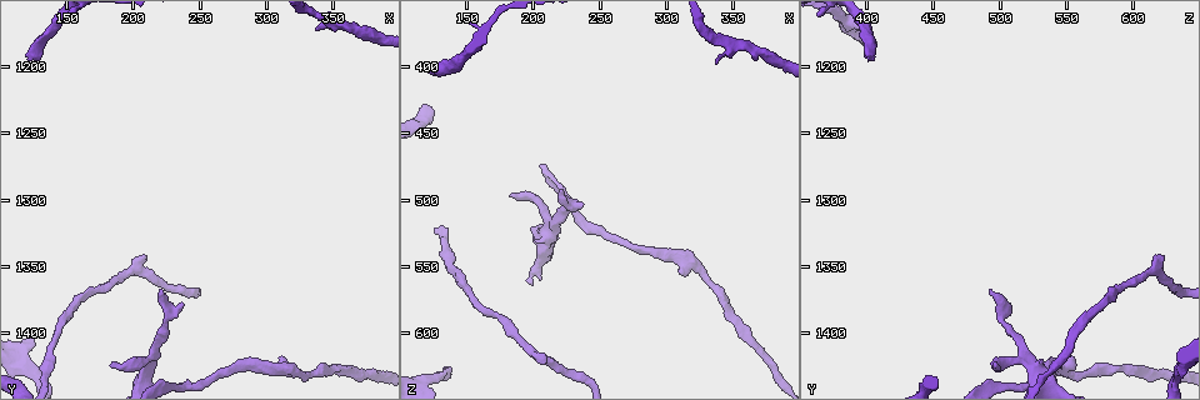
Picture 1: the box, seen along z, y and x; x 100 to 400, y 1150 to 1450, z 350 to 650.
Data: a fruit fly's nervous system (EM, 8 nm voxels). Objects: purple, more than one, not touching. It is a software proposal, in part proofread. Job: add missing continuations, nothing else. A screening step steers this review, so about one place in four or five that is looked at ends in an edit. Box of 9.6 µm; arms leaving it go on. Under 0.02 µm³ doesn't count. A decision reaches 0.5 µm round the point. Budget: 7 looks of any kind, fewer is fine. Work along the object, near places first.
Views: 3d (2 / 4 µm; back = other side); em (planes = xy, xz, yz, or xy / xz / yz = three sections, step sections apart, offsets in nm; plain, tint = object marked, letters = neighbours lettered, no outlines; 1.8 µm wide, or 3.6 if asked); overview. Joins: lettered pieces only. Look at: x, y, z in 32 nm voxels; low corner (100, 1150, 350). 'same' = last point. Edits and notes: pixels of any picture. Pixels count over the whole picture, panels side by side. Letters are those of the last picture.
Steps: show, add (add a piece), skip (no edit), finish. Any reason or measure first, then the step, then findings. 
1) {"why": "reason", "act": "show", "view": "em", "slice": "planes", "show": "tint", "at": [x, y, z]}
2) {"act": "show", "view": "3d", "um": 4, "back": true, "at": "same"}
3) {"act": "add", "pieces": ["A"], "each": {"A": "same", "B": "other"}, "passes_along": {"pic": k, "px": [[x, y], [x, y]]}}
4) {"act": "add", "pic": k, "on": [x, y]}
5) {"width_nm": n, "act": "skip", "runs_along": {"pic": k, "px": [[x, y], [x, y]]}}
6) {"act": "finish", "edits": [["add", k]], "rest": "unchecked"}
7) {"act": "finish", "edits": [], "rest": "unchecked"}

{"why": "an open end", "act": "show", "view": "em", "slice": "planes", "show": "letters", "at": [224, 1368, 492]}

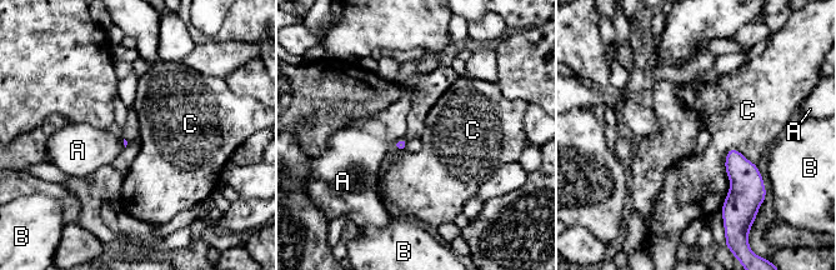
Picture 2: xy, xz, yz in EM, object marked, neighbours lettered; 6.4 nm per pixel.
{"act": "skip", "each": {"A": "other", "B": "other", "C": "other"}, "border": {"pic": 2, "px": [[403, 138], [393, 148]]}, "found": "no lettered piece goes on from it"}

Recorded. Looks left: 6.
{"why": "branch stops here", "act": "show", "view": "em", "slice": "xz", "step": 4, "show": "tint", "at": [184, 1422, 498]}

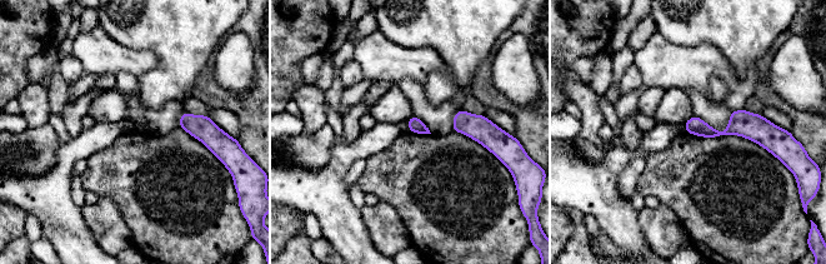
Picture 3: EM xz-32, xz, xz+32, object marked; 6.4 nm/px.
{"why": "cut it another way", "act": "show", "view": "em", "slice": "planes", "show": "letters", "at": "same"}

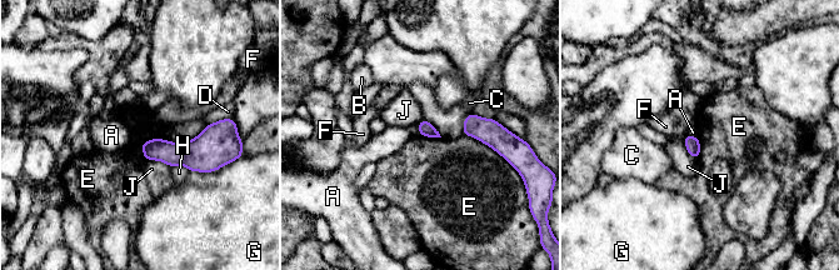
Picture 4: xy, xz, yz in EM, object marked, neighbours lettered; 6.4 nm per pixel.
{"act": "skip", "each": {"A": "other", "B": "other", "C": "other", "D": "other", "E": "other", "F": "other", "G": "other", "H": "other", "J": "other"}, "border": {"pic": 4, "px": [[463, 134], [487, 144], [504, 159]]}, "found": "no lettered piece goes on from it"}

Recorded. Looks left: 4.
{"why": "free end", "act": "show", "view": "em", "slice": "planes", "show": "letters", "at": [120, 1194, 402]}

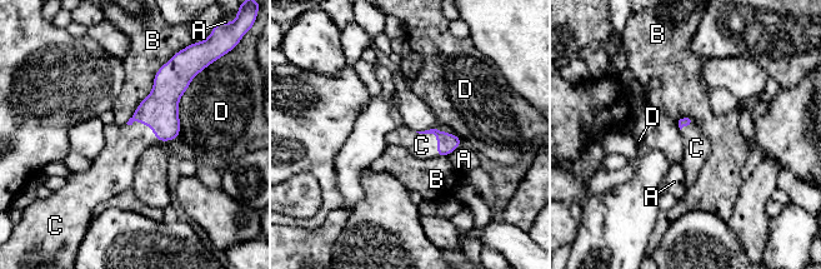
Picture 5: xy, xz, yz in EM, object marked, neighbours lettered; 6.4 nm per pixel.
{"act": "add", "pieces": ["C"], "each": {"A": "other", "B": "other", "C": "same", "D": "other"}, "passes_along": {"pic": 5, "px": [[160, 109], [148, 125], [125, 143]]}, "found": "the cell continues"}

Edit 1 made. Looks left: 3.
{"act": "finish", "edits": [["add", 5]], "rest": "unchecked"}

